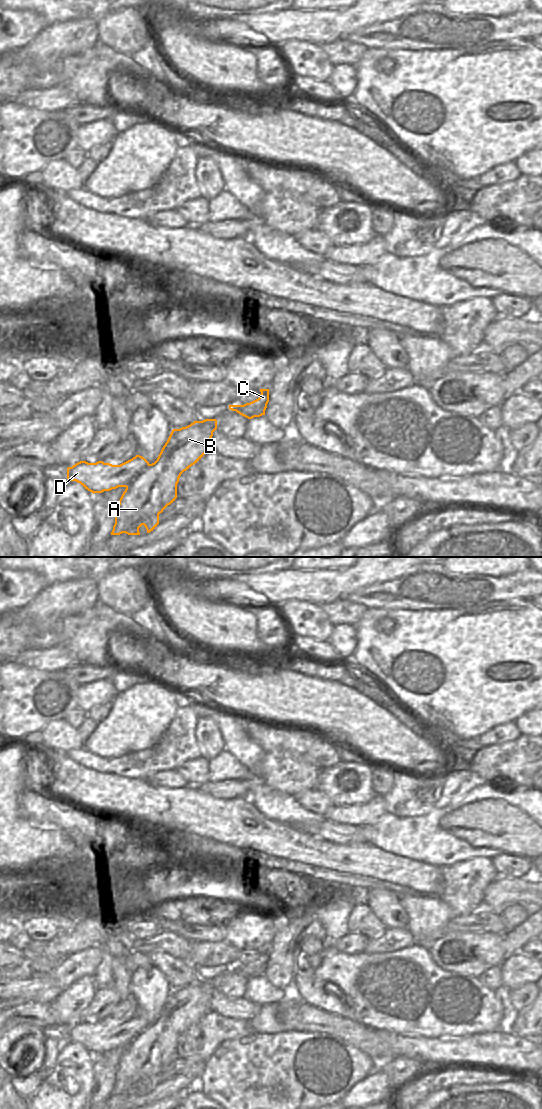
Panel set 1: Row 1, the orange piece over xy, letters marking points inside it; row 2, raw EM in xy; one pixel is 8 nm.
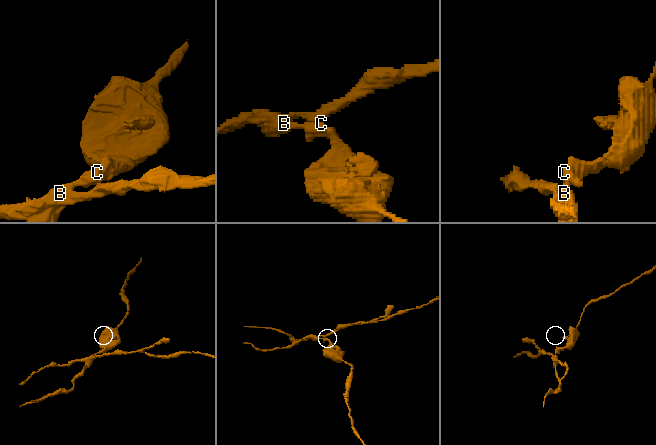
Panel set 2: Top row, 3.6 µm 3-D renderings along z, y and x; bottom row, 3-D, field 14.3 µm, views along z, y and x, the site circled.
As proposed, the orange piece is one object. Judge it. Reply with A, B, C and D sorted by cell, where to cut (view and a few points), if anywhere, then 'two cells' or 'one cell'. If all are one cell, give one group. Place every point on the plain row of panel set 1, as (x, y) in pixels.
A B C / D; cut in xy along (150, 1024), (126, 1048); two cells

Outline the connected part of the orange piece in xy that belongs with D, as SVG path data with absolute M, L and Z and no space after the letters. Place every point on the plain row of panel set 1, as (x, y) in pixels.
M140 1015L120 1025L103 1021L96 1023L80 1021L67 1028L67 1039L80 1043L93 1054L102 1053L118 1047L127 1048L149 1025L149 1022Z

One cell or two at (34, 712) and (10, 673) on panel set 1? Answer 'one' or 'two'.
one

